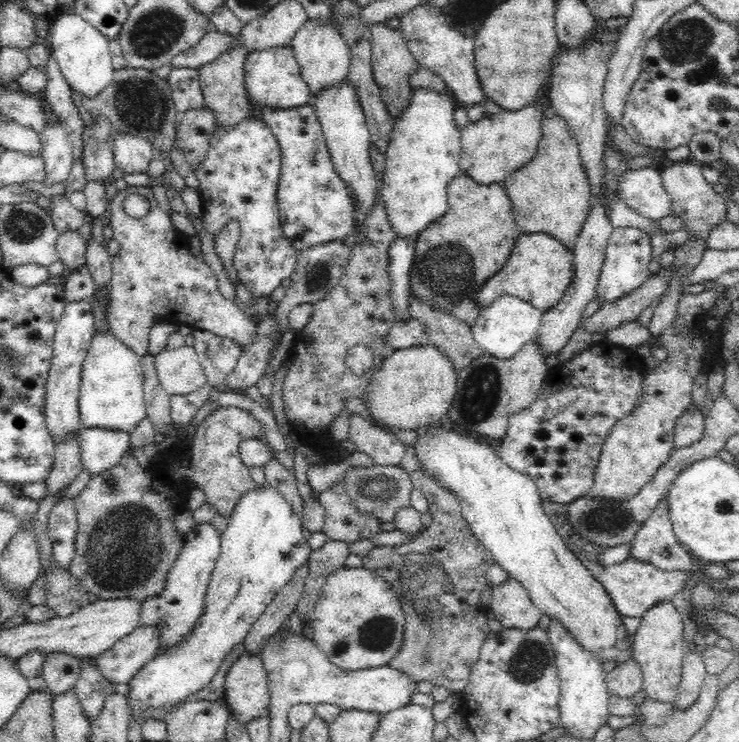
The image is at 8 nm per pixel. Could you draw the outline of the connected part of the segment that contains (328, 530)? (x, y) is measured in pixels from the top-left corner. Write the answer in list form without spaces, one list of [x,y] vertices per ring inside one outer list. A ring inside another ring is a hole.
[[[344,478],[323,490],[319,495],[320,506],[325,512],[323,533],[328,539],[356,543],[372,539],[381,532],[380,519],[372,513],[358,509],[346,491]]]

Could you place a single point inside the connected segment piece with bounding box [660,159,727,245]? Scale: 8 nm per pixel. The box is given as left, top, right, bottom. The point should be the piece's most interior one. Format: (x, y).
(693, 198)

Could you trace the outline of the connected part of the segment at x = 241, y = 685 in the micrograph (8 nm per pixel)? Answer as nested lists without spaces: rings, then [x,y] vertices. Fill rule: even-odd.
[[[246,645],[224,677],[223,700],[231,715],[241,723],[268,713],[269,687],[262,661]]]

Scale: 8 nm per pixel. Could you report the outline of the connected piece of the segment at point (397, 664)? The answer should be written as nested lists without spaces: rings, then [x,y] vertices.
[[[420,469],[410,472],[410,477],[414,487],[419,488],[428,499],[428,512],[433,522],[407,543],[377,546],[368,554],[363,554],[363,568],[391,584],[404,613],[402,646],[390,659],[389,667],[402,671],[416,683],[428,680],[437,687],[460,693],[468,684],[470,672],[479,659],[481,646],[491,633],[489,619],[486,617],[487,604],[482,594],[484,585],[488,583],[485,578],[487,568],[494,563],[494,557],[478,540],[462,515],[458,499],[449,490],[439,486],[437,480]]]

